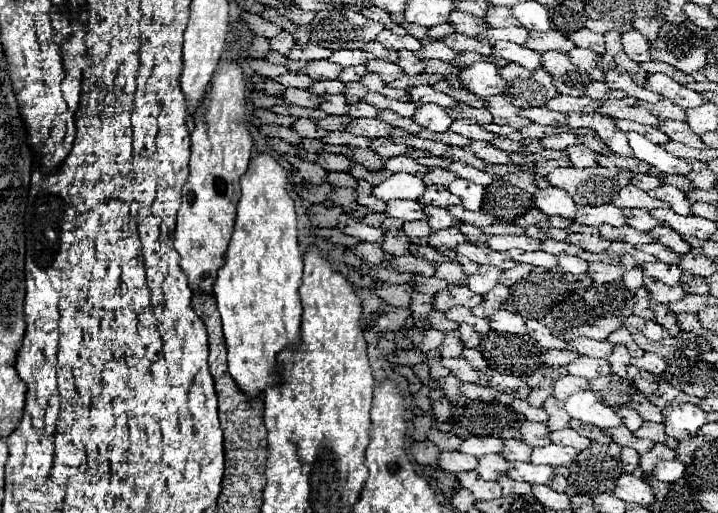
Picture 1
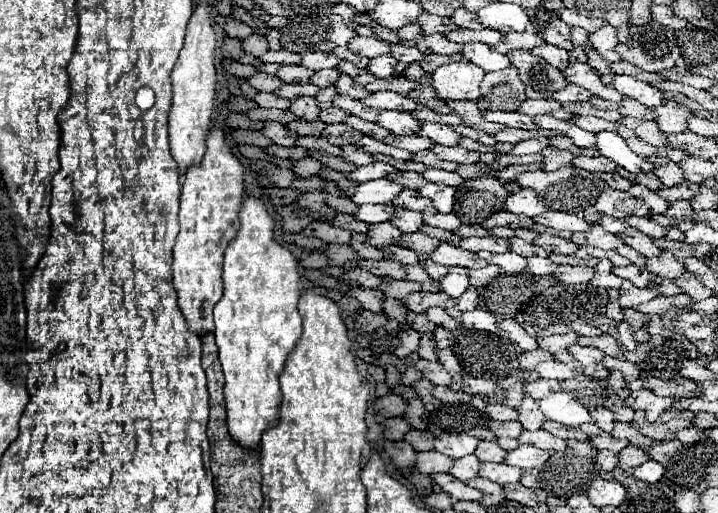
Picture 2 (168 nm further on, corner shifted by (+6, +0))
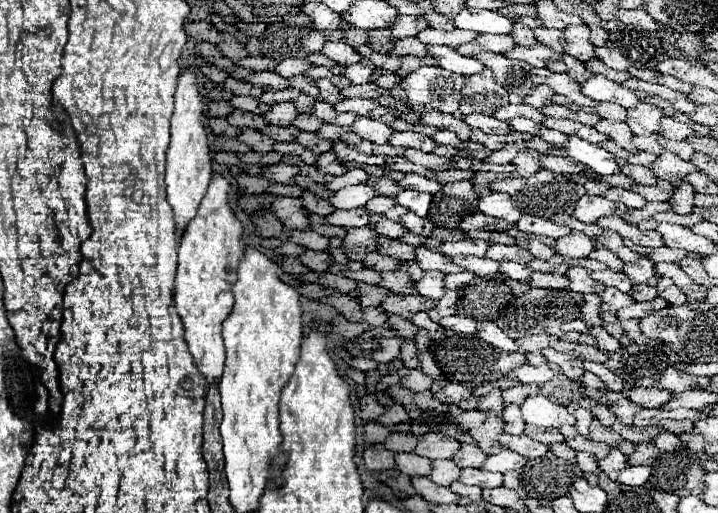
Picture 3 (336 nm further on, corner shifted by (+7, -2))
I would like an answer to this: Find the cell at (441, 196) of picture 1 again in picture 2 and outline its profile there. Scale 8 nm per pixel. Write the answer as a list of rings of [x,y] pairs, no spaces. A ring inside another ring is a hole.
[[[403,188],[403,192],[399,192],[399,196],[395,196],[395,202],[391,202],[395,208],[407,208],[407,210],[415,210],[415,212],[421,212],[425,210],[427,206],[431,206],[431,200],[427,198],[421,198],[417,194],[417,190],[409,190],[409,188]]]

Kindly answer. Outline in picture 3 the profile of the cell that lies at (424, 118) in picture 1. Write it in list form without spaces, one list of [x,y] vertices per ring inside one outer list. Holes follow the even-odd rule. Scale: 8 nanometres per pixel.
[[[358,118],[352,126],[350,126],[352,132],[360,134],[364,140],[370,140],[370,142],[376,142],[376,144],[386,144],[388,138],[394,134],[394,128],[384,124],[382,120],[376,120],[376,118]]]

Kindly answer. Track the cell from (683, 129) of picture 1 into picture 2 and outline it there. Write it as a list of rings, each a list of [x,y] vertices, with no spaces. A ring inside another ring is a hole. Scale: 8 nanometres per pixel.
[[[621,118],[617,124],[631,128],[639,140],[647,142],[649,146],[665,146],[665,134],[657,128],[651,120],[637,120],[637,118]]]

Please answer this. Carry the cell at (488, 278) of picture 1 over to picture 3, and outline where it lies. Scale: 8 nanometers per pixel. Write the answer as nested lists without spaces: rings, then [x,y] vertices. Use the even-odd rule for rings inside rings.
[[[426,272],[426,276],[420,282],[416,282],[418,294],[432,298],[432,300],[440,300],[446,294],[444,278],[446,278],[446,274],[442,274],[442,272]]]

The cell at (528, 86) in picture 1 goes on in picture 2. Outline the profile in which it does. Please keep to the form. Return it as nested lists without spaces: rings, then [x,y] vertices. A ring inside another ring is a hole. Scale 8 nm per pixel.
[[[511,66],[499,72],[489,72],[481,80],[481,98],[477,100],[479,108],[493,106],[493,110],[515,112],[523,100],[527,100],[523,82]]]

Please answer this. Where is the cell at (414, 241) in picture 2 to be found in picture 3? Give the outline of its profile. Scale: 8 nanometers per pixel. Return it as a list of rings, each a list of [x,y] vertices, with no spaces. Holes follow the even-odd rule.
[[[380,236],[380,240],[378,240],[378,252],[394,256],[394,258],[404,260],[404,262],[414,260],[414,256],[416,256],[416,248],[414,246],[404,244],[404,242],[396,240],[396,238],[386,238],[386,236]]]

